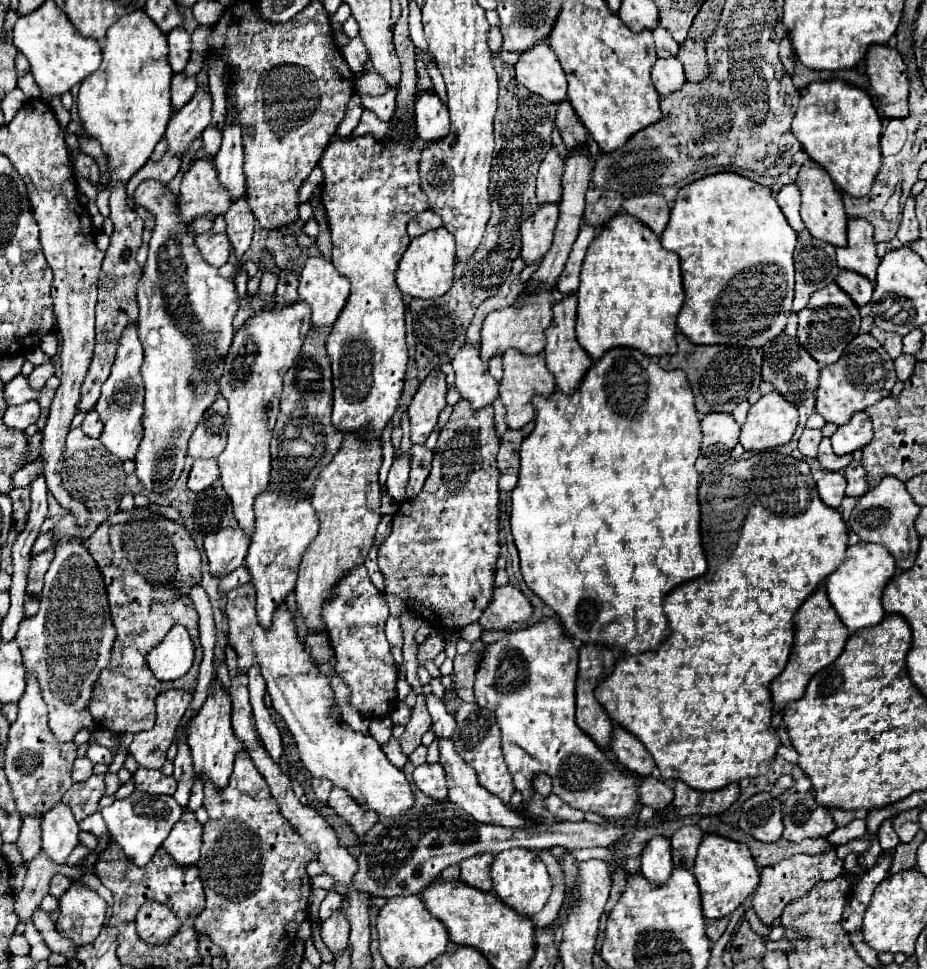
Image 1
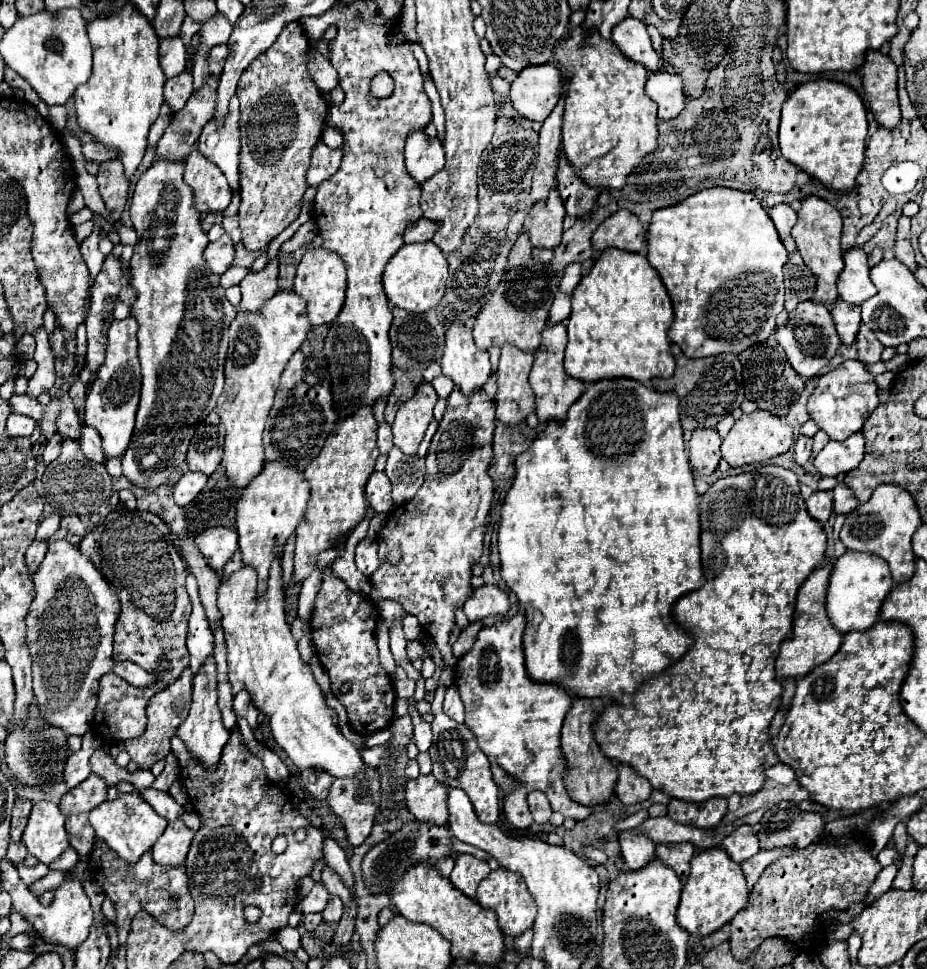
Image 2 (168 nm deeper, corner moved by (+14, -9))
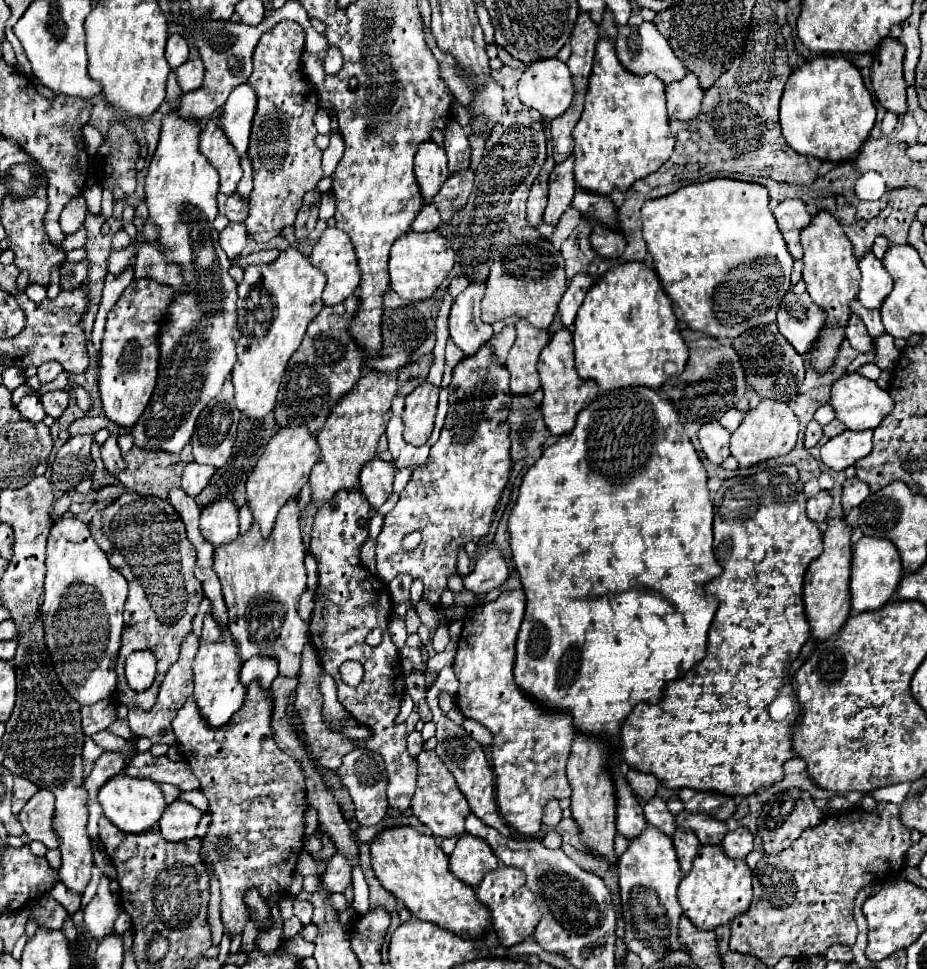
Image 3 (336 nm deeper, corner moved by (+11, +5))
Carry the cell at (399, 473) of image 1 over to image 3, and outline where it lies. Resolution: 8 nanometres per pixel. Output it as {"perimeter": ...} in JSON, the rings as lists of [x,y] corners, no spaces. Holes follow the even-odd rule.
{"perimeter":[[[379,457],[369,461],[359,475],[359,489],[373,509],[381,507],[393,493],[395,467]]]}

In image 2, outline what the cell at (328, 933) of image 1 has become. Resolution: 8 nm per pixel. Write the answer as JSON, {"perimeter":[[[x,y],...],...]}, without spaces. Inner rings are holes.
{"perimeter":[[[334,895],[334,897],[330,897],[326,909],[322,911],[322,921],[324,921],[326,925],[336,925],[336,923],[342,919],[342,913],[344,913],[342,901],[340,901],[340,897]]]}

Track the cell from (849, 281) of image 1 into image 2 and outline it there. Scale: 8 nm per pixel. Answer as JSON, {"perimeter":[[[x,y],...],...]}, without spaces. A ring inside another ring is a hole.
{"perimeter":[[[838,299],[836,303],[832,303],[830,313],[834,317],[836,323],[836,331],[842,339],[844,345],[854,343],[856,339],[856,331],[860,327],[860,307],[852,307],[848,303],[844,303],[844,299]]]}

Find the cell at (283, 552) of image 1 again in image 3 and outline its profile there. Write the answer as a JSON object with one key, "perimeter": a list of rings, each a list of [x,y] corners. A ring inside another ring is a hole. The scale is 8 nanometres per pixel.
{"perimeter":[[[307,425],[291,427],[291,429],[279,429],[267,443],[263,455],[259,457],[255,469],[251,471],[247,479],[247,501],[253,511],[255,521],[261,527],[263,537],[269,537],[275,517],[279,509],[285,505],[287,499],[295,497],[301,487],[307,483],[309,473],[313,465],[319,461],[319,445],[317,439],[311,435]]]}

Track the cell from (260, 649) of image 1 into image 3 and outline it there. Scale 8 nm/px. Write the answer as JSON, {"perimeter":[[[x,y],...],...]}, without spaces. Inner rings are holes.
{"perimeter":[[[293,497],[283,505],[279,511],[277,523],[271,531],[271,537],[261,537],[259,525],[251,525],[247,535],[239,535],[235,541],[215,547],[213,553],[213,569],[219,575],[221,581],[221,593],[227,605],[229,613],[229,631],[233,633],[235,641],[239,643],[239,653],[243,661],[255,657],[255,655],[267,655],[275,657],[279,661],[279,673],[287,677],[297,677],[299,667],[301,667],[301,651],[303,645],[309,641],[309,627],[305,621],[299,617],[297,607],[299,607],[299,597],[303,595],[307,587],[307,571],[303,565],[305,559],[305,547],[303,547],[303,537],[301,537],[301,525],[299,525],[299,501]]]}

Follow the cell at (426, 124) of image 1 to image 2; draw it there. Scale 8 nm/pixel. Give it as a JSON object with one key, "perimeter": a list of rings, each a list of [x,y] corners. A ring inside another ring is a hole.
{"perimeter":[[[410,131],[406,139],[406,169],[418,181],[426,181],[444,167],[444,151],[438,137]]]}

